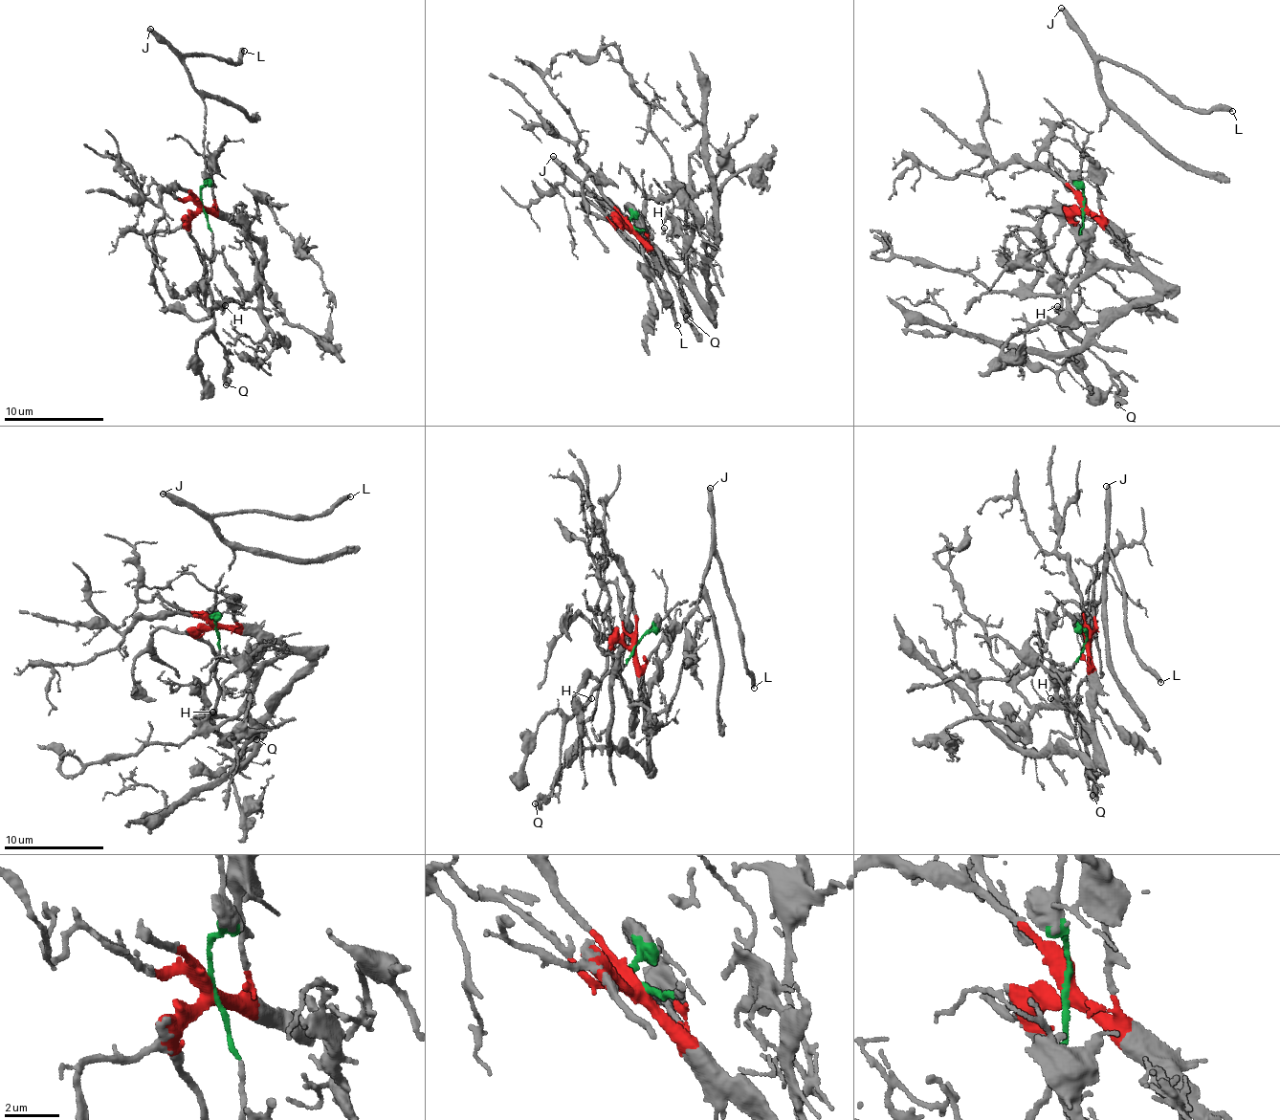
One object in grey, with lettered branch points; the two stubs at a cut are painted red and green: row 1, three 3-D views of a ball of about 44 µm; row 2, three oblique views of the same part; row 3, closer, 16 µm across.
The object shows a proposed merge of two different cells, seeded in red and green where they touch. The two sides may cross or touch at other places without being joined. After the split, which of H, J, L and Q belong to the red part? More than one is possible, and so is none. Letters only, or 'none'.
Q

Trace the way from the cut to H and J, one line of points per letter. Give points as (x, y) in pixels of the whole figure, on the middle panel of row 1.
H: (632, 227), (640, 231), (648, 229), (642, 226), (645, 236), (661, 231), (665, 227)
J: (632, 227), (631, 214), (627, 206), (625, 212), (627, 217), (608, 207), (553, 157)

